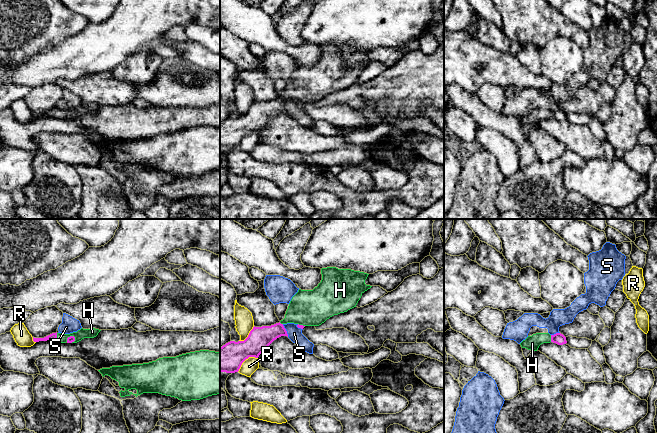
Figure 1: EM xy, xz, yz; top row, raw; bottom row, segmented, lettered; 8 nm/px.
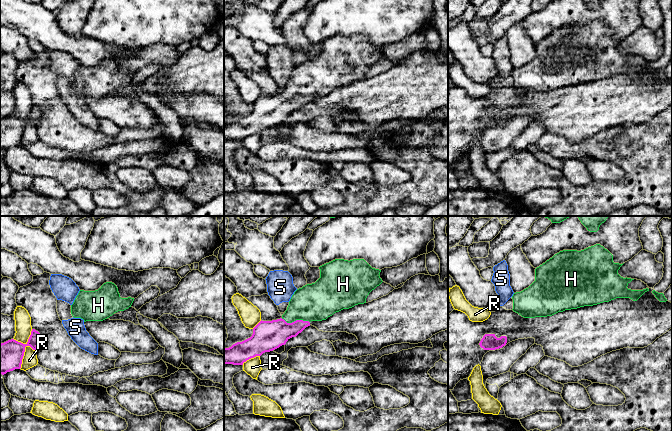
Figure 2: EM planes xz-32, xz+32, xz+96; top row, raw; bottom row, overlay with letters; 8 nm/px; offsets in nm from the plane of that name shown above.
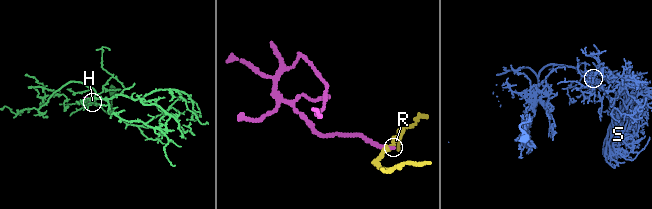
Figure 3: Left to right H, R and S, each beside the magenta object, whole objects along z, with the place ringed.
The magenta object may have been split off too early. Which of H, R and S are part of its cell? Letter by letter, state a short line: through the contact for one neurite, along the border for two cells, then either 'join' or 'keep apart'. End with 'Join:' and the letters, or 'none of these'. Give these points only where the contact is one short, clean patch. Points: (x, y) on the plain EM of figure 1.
H: line xy (53, 112), (56, 112), (79, 111), (82, 109); join
R: line xz (257, 133), (248, 133), (237, 147); keep apart
S: line xz (282, 100), (288, 112); keep apart
Join: H

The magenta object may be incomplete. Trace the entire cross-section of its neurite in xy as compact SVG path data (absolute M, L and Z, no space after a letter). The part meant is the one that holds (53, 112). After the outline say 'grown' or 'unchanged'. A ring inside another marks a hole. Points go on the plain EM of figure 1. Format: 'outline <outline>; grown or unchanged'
outline M81 104L77 108L73 108L70 110L63 110L63 109L52 109L44 114L34 114L34 118L39 118L39 117L47 117L47 116L57 116L60 119L77 119L81 117L84 114L94 114L98 111L98 109L101 106L95 105L95 104L90 104L90 105L83 105Z; grown

